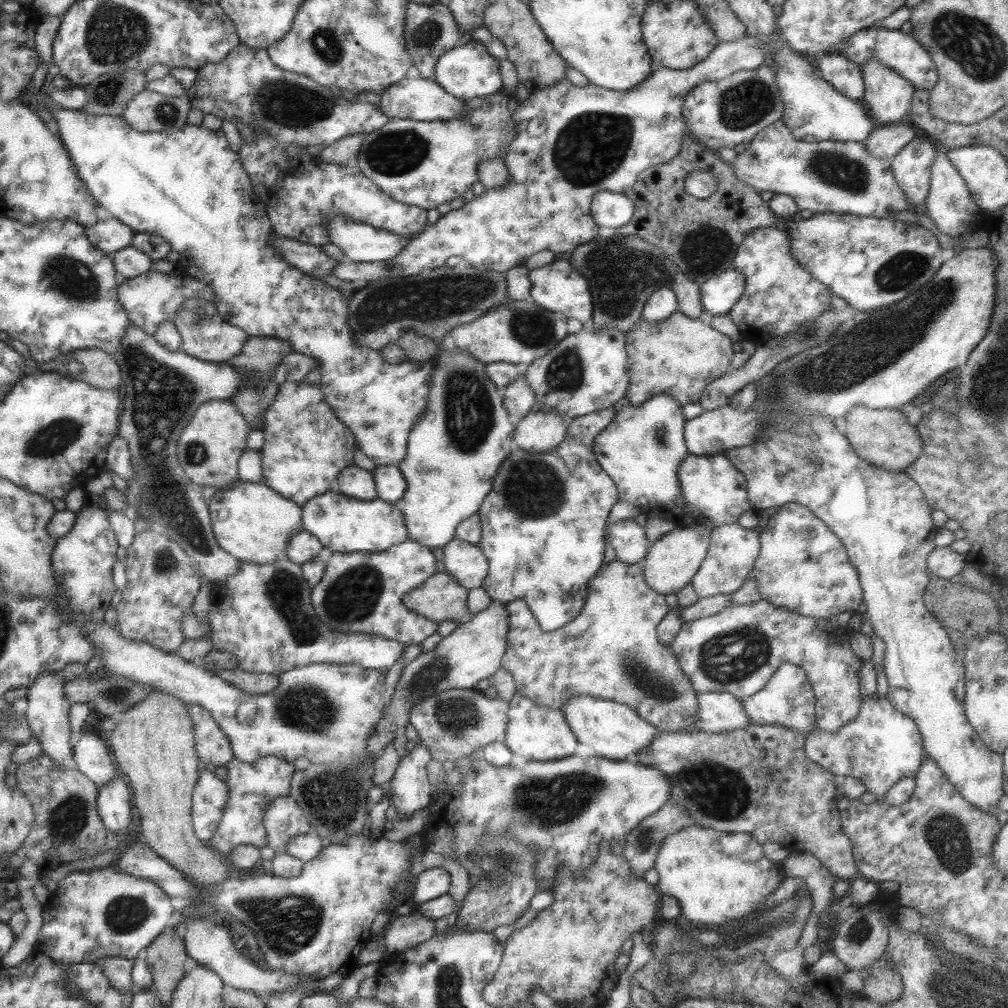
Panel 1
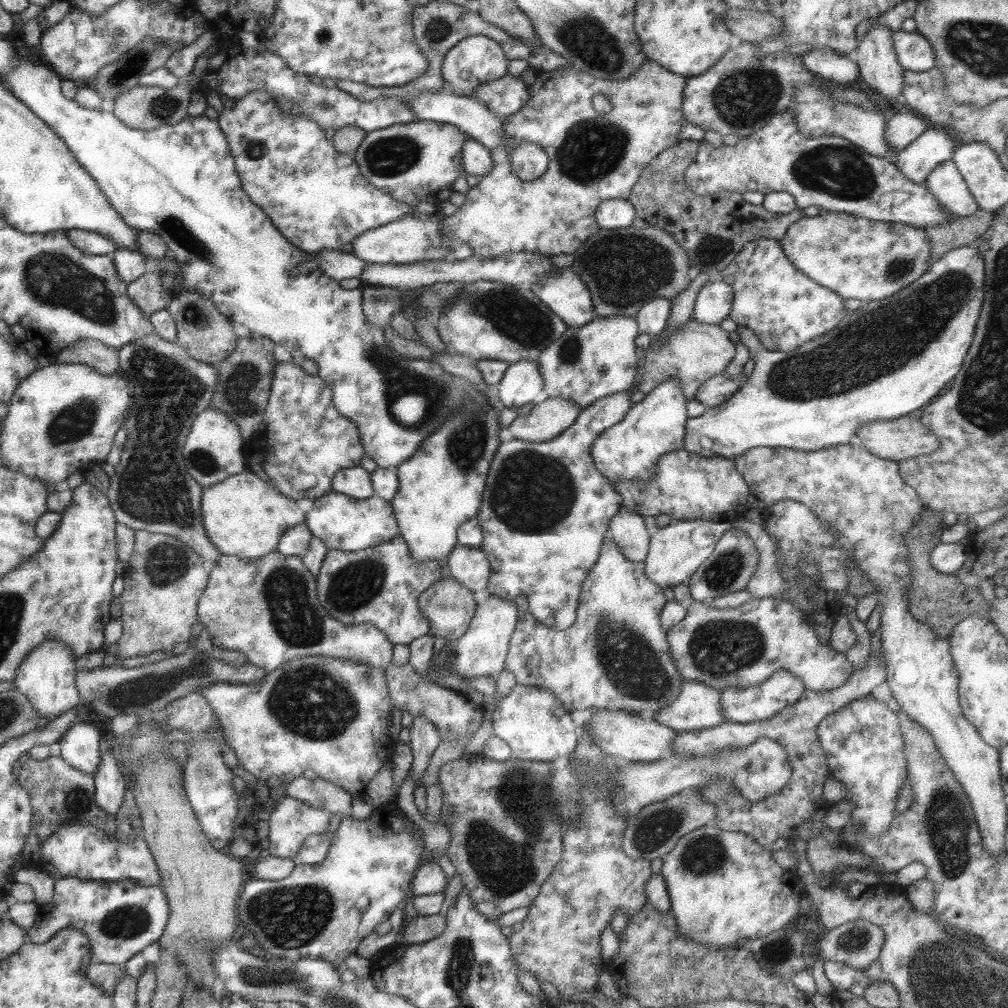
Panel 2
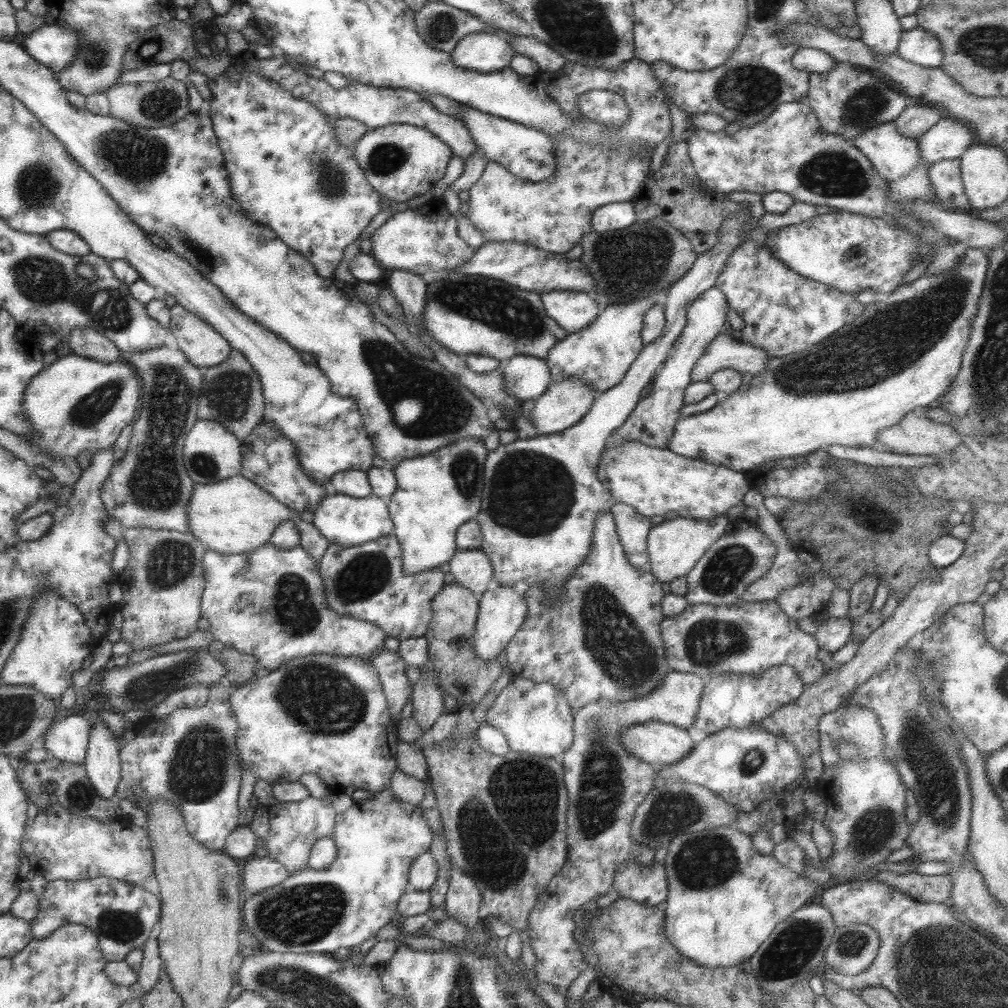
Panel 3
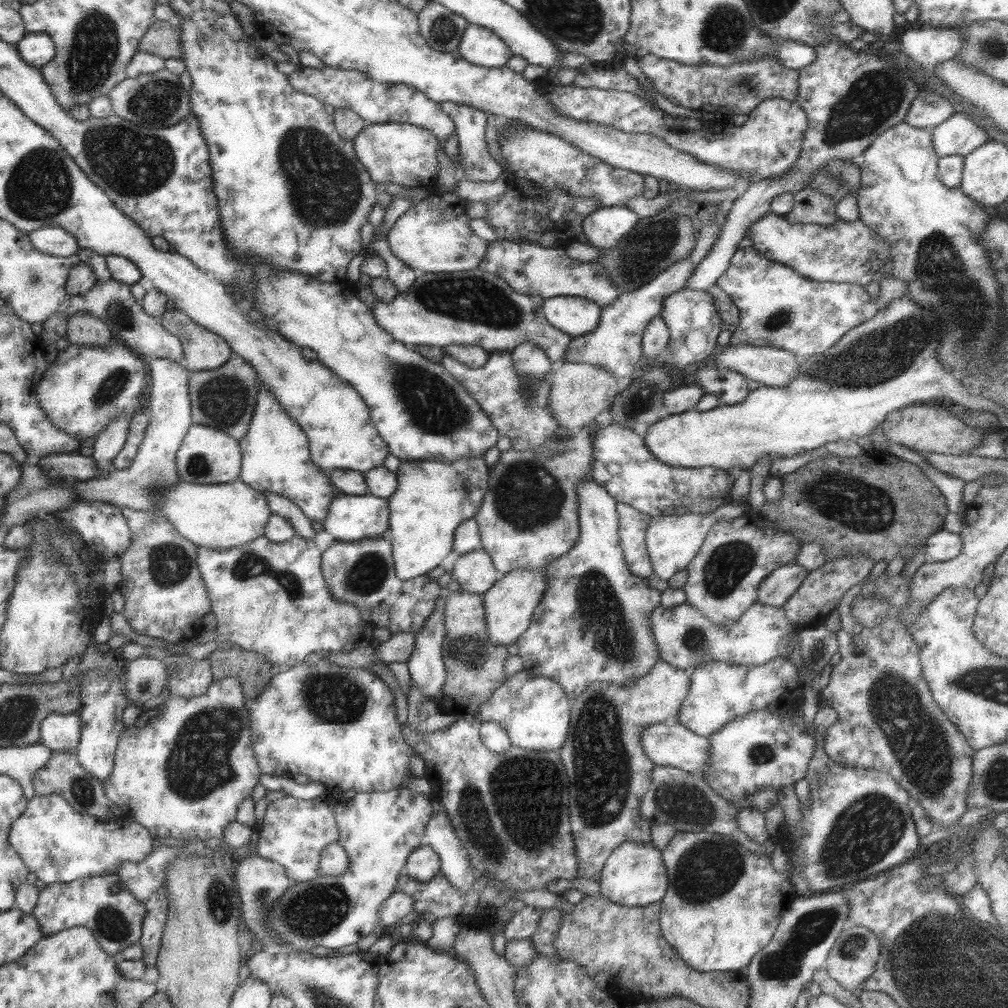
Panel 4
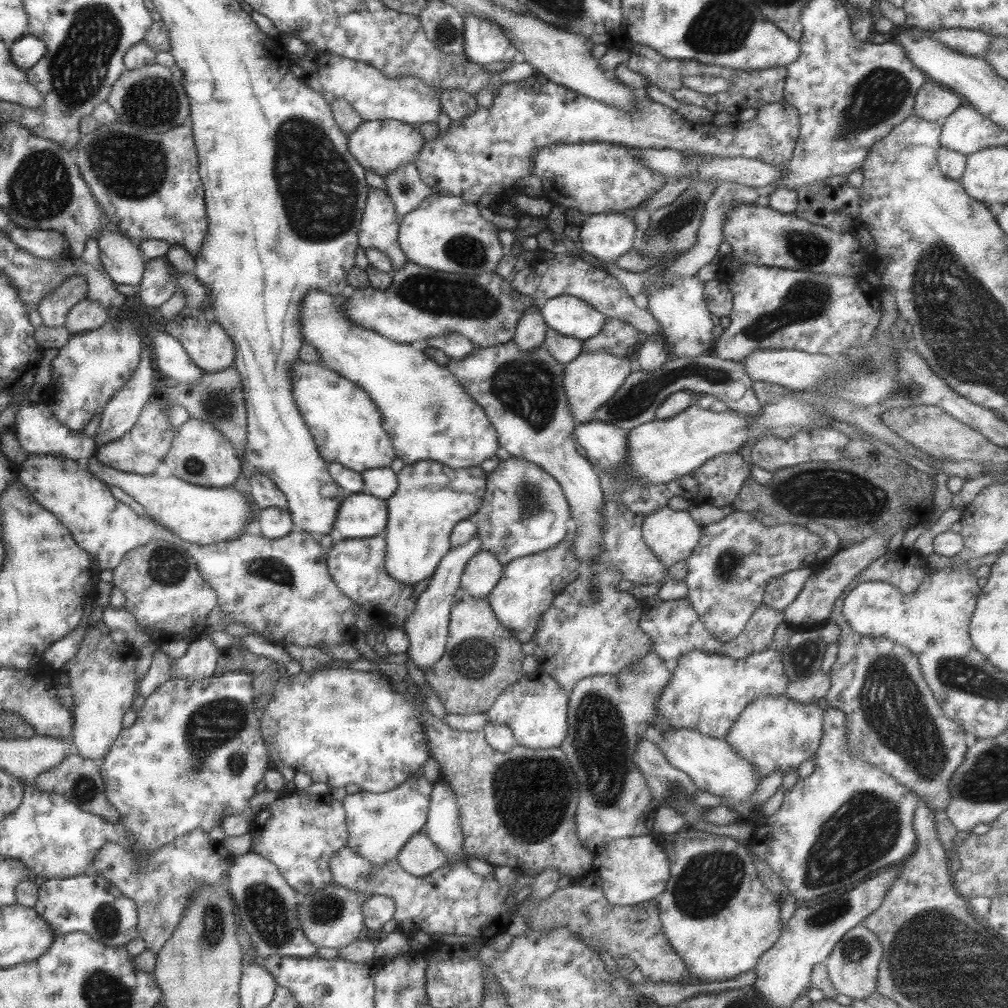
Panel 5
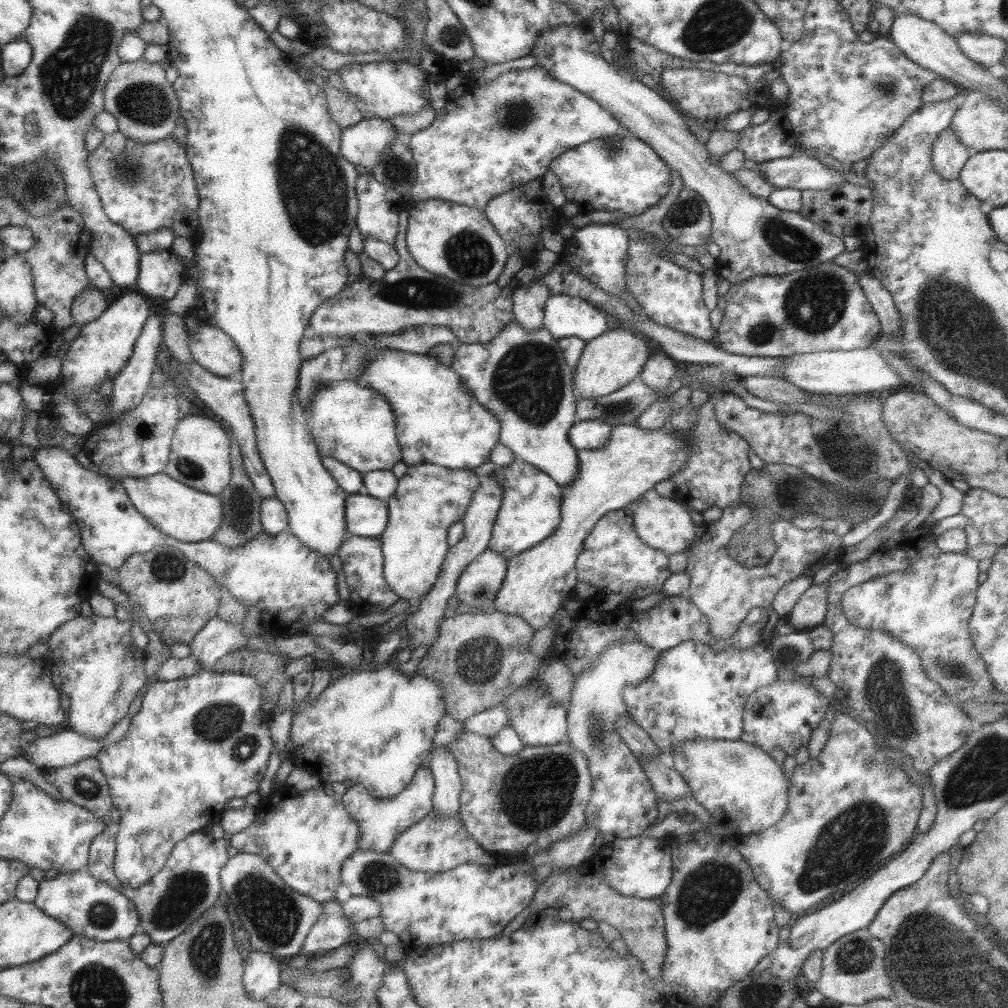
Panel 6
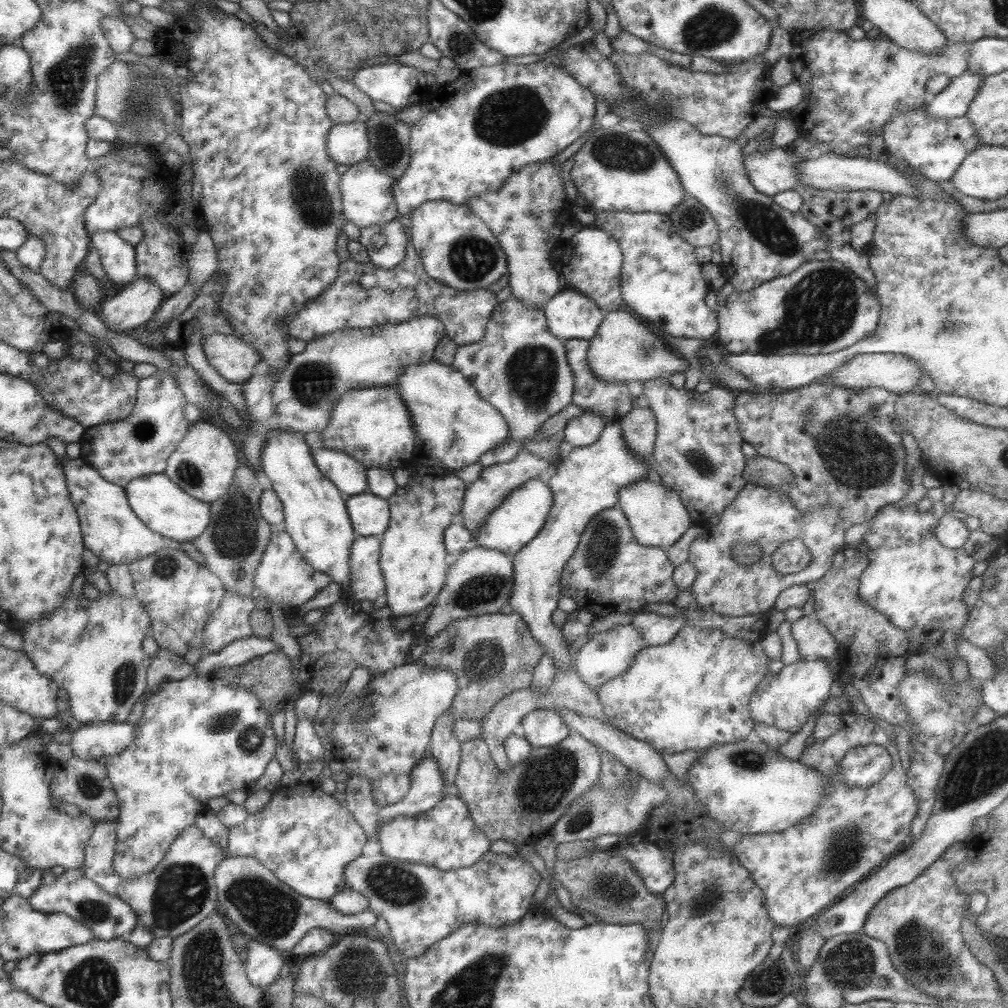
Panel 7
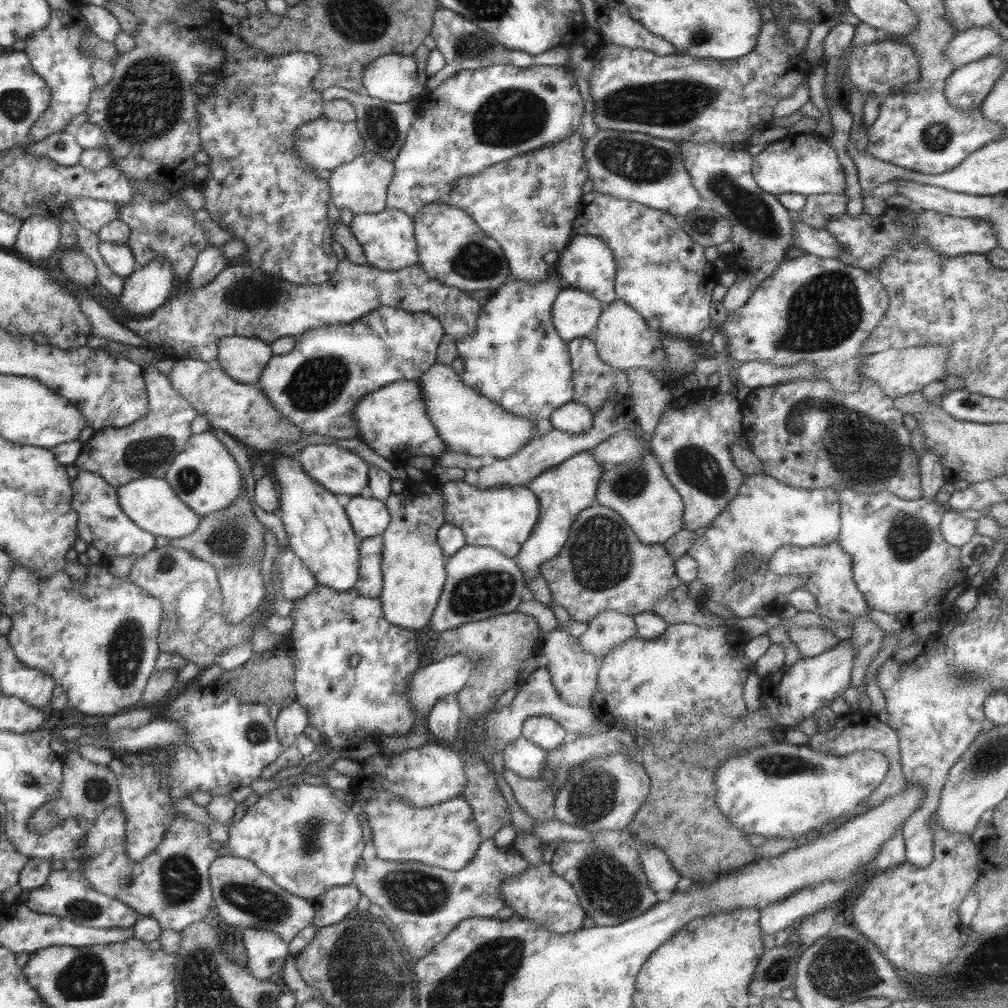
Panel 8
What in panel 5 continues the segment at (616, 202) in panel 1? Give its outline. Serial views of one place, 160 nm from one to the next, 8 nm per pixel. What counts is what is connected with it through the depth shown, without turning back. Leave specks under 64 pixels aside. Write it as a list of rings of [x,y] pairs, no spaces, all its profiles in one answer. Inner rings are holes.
[[[621,213],[589,216],[579,228],[578,248],[607,264],[627,252],[635,235],[634,222]]]

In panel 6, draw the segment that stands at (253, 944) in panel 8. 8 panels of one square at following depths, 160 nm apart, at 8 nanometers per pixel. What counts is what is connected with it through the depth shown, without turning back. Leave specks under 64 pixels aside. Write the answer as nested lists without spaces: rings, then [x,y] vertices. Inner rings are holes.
[[[265,952],[247,955],[242,972],[242,985],[251,1000],[264,1000],[281,985],[281,964],[277,957]]]

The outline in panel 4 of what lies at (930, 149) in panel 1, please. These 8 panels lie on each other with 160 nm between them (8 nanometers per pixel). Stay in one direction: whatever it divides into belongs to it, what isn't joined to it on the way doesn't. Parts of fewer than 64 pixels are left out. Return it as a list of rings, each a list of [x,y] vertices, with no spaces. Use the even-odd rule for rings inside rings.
[[[954,112],[941,124],[929,130],[934,153],[942,156],[965,156],[990,140],[985,131],[970,118],[969,114]]]

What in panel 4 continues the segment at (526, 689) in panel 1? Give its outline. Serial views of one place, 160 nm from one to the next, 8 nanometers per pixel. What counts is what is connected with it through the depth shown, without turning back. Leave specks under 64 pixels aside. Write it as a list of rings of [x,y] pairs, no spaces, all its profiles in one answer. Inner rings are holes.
[[[591,478],[579,483],[575,490],[578,496],[577,540],[566,554],[545,567],[543,594],[531,613],[529,626],[514,642],[523,669],[555,681],[569,699],[579,697],[593,682],[629,685],[632,680],[650,672],[660,660],[652,637],[650,614],[660,606],[661,593],[649,587],[647,579],[633,576],[625,564],[619,546],[616,502]]]

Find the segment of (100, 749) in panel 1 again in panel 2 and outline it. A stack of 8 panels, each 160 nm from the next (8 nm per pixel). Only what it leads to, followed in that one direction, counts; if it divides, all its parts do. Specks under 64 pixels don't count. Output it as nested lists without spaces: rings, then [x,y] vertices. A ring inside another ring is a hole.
[[[75,724],[57,742],[63,762],[83,774],[92,775],[99,767],[99,732],[93,725]]]

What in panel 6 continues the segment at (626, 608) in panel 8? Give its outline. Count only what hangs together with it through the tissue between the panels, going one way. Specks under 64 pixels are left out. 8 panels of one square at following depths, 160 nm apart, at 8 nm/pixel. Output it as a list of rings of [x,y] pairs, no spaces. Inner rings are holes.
[[[628,507],[606,512],[587,533],[577,555],[574,570],[579,582],[586,582],[603,592],[598,599],[611,592],[635,594],[635,599],[660,590],[663,581],[670,575],[667,570],[668,556],[655,550],[636,536]]]

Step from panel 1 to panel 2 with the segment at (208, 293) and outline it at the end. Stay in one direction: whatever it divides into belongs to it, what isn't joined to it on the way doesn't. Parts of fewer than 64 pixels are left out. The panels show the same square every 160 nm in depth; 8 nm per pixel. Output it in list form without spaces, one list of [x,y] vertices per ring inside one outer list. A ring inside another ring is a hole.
[[[145,272],[127,283],[126,295],[145,318],[153,312],[165,309],[171,299],[168,291],[161,286],[161,278],[157,272]]]

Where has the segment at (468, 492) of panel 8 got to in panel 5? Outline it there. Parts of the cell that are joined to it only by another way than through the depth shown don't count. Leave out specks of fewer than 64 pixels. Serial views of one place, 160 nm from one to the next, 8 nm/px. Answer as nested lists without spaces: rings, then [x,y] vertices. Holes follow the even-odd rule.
[[[511,456],[500,460],[495,469],[486,473],[482,501],[472,517],[476,523],[476,535],[480,542],[479,551],[492,554],[505,565],[513,559],[543,552],[562,542],[570,529],[571,518],[562,490],[551,477],[536,464]]]

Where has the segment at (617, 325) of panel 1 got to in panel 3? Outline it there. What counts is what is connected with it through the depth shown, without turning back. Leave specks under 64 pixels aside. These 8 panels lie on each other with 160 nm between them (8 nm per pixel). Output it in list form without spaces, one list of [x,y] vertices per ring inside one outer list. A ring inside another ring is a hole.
[[[659,218],[647,221],[637,220],[634,224],[621,230],[611,230],[611,232],[601,232],[601,234],[590,231],[589,234],[581,236],[578,246],[581,248],[578,261],[589,270],[589,274],[595,280],[594,294],[599,298],[605,298],[608,305],[627,304],[660,290],[666,292],[673,283],[689,271],[691,264],[696,259],[690,243],[683,235],[669,226],[665,220]]]

